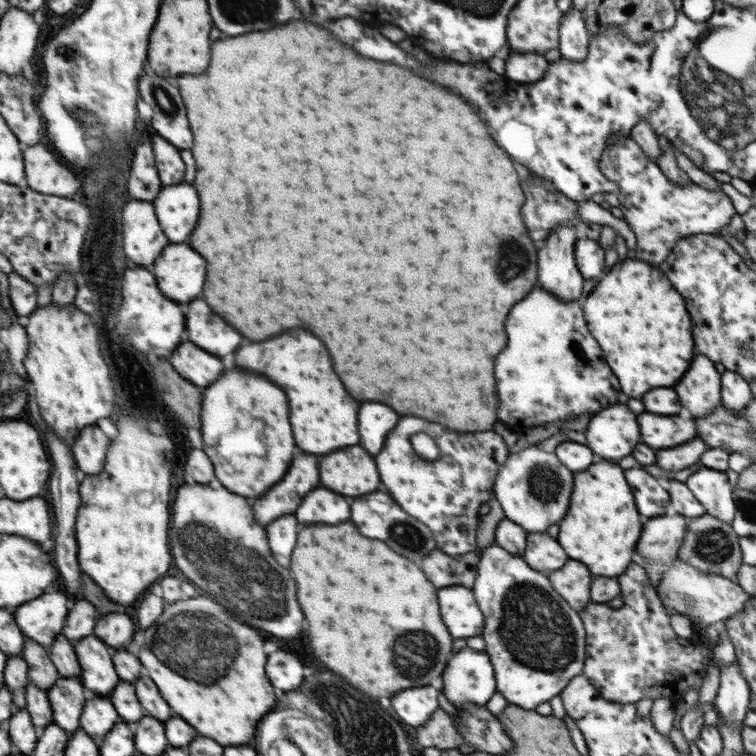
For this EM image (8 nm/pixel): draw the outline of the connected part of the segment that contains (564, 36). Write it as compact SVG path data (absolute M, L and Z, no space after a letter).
M570 8L569 14L562 18L561 24L561 58L572 62L582 62L588 54L591 37L583 11Z

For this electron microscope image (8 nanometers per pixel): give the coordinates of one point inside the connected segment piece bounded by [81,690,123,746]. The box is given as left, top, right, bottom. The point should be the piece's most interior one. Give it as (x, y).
(101, 717)

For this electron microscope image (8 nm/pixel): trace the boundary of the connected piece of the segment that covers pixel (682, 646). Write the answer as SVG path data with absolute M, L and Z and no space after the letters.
M630 564L630 570L619 576L621 594L624 605L614 608L614 604L594 603L590 608L584 609L584 621L586 624L586 636L588 637L588 654L584 675L588 677L590 684L596 687L599 695L607 701L620 704L637 704L642 699L675 698L684 700L684 694L688 687L700 689L704 682L706 668L710 666L710 658L705 655L705 648L696 648L688 639L678 638L670 626L668 614L654 592L654 586L650 583L648 573L644 566Z

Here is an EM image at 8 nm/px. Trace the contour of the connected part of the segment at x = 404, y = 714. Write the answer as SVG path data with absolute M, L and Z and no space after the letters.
M432 684L428 688L408 688L402 696L392 698L392 708L396 710L399 720L410 726L422 727L440 710L438 706L440 688Z

